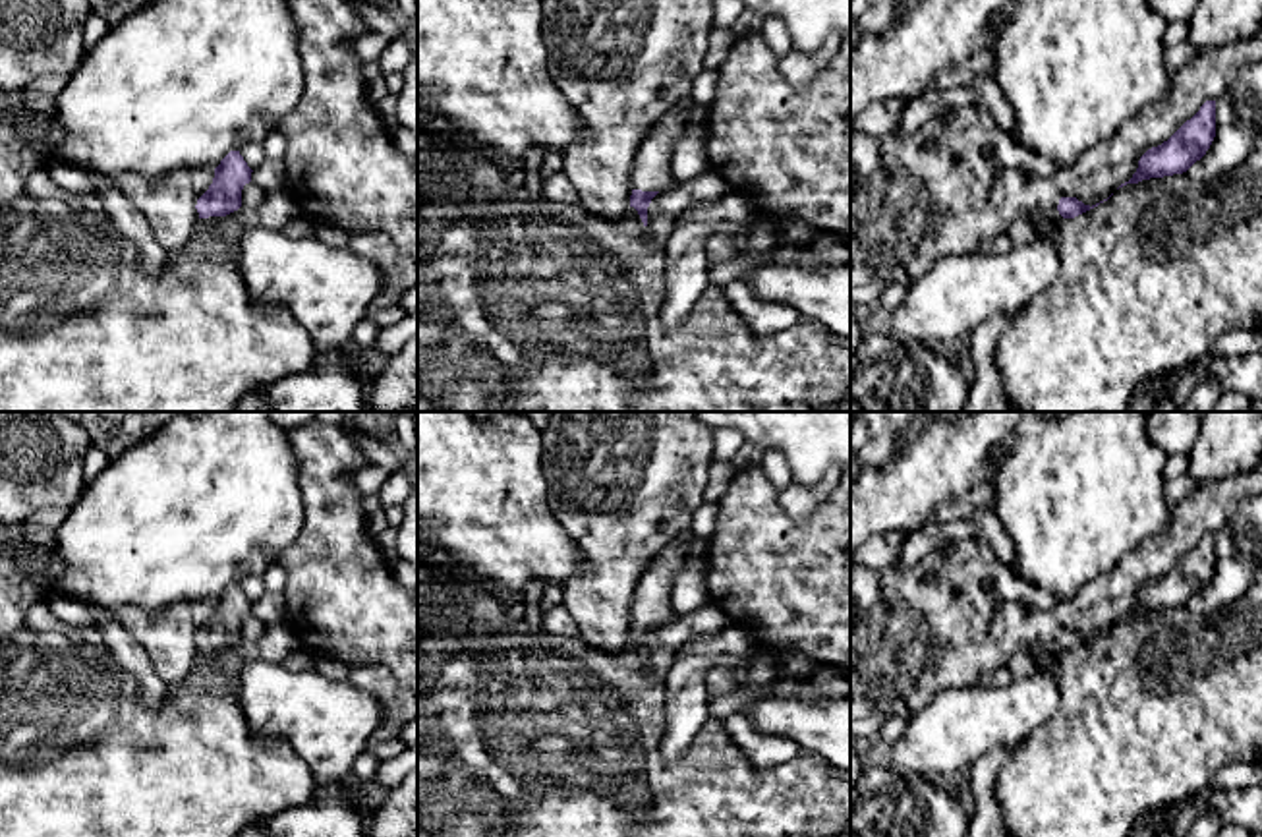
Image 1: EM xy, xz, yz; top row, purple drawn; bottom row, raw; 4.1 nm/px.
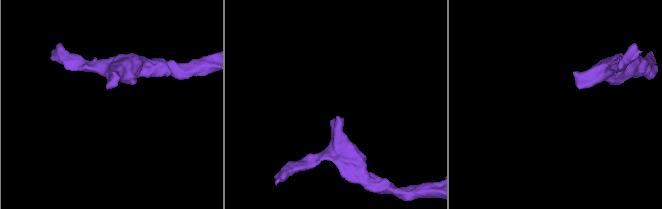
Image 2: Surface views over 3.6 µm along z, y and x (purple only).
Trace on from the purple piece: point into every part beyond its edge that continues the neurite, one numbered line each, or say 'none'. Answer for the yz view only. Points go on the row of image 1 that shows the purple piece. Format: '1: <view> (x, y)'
none

